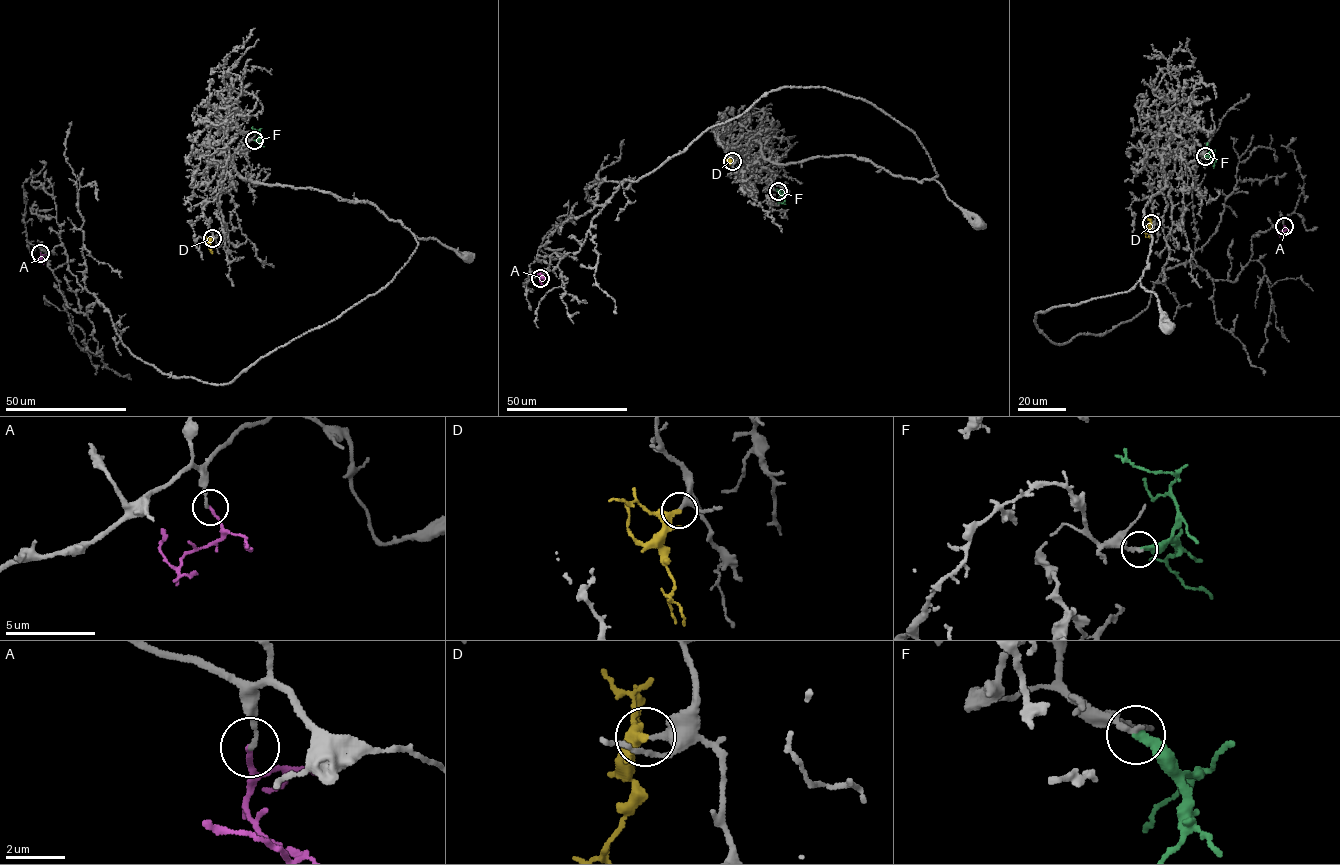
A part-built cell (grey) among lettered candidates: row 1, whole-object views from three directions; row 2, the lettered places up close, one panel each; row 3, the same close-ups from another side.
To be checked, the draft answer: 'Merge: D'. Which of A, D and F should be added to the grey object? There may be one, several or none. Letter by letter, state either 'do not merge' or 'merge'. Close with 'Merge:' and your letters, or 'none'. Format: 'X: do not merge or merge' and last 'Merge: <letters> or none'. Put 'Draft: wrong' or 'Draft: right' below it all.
A: do not merge
D: merge
F: merge
Merge: D, F
Draft: wrong

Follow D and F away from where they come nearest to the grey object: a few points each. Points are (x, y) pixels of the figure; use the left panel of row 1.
D: (212, 238), (212, 253)
F: (254, 140), (259, 137), (259, 131), (251, 127)

